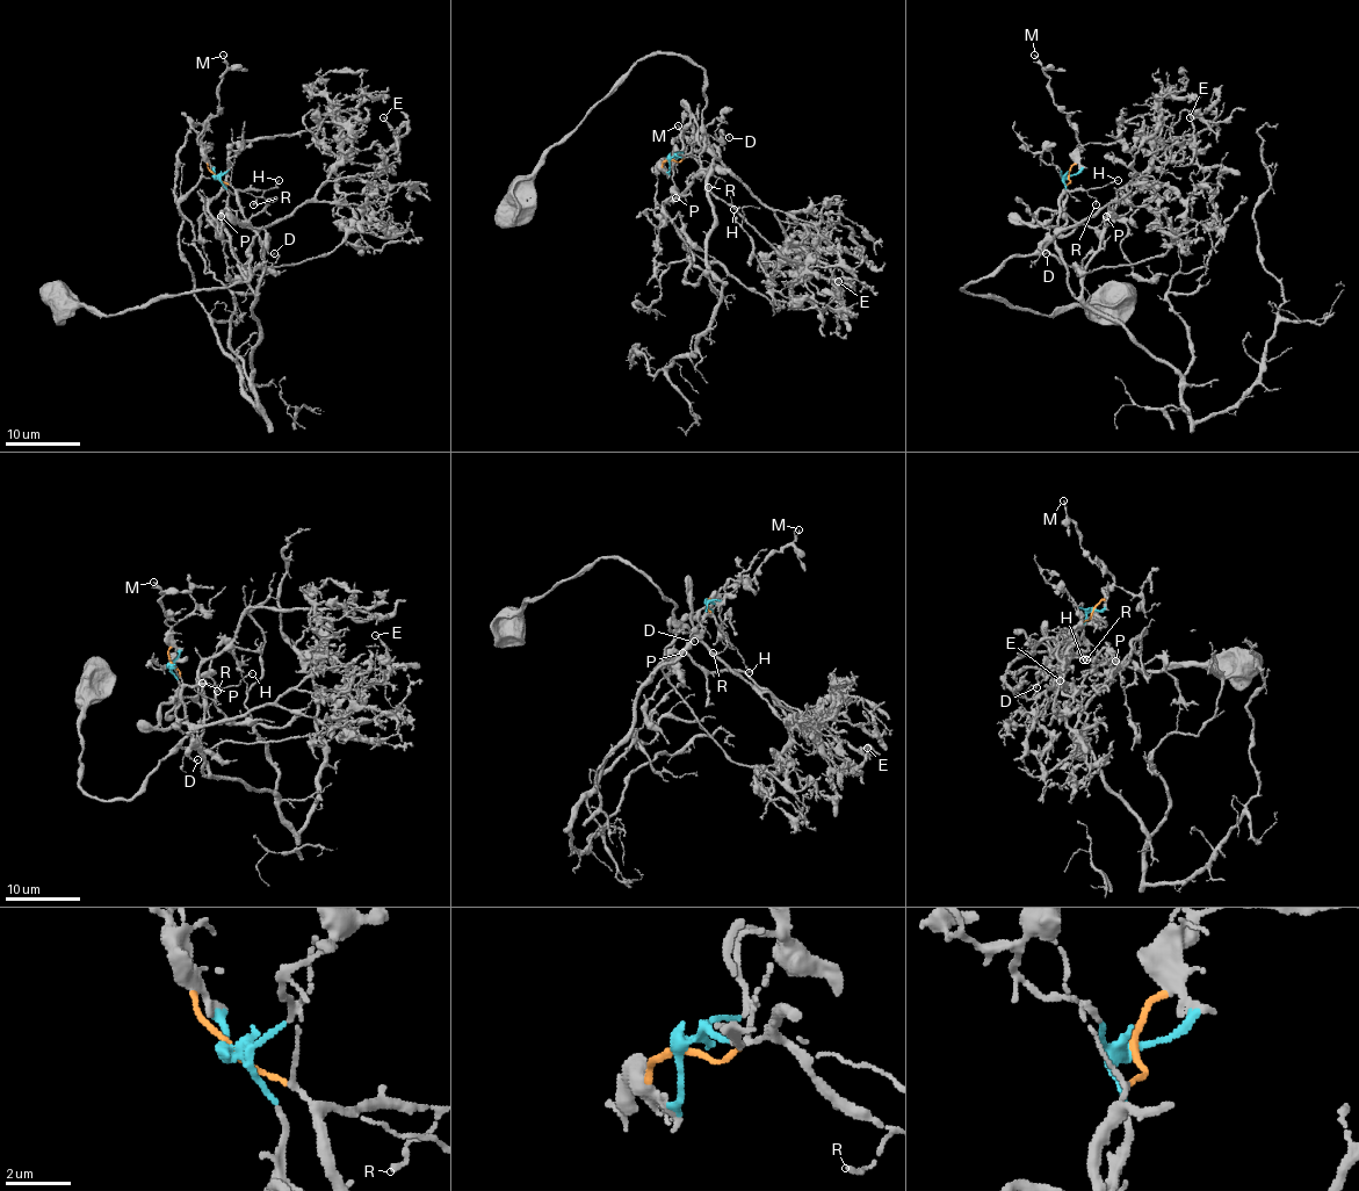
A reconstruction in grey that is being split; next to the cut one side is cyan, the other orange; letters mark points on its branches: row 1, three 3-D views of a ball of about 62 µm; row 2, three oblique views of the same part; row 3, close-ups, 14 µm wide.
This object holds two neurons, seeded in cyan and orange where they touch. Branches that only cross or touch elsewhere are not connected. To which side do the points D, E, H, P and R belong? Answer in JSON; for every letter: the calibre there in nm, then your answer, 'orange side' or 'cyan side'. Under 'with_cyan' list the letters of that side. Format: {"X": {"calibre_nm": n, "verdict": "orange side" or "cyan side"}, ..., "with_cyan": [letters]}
{"D": {"calibre_nm": 110, "verdict": "cyan side"}, "E": {"calibre_nm": 120, "verdict": "cyan side"}, "H": {"calibre_nm": 120, "verdict": "orange side"}, "P": {"calibre_nm": 240, "verdict": "cyan side"}, "R": {"calibre_nm": 150, "verdict": "orange side"}, "with_cyan": ["D", "E", "P"]}

